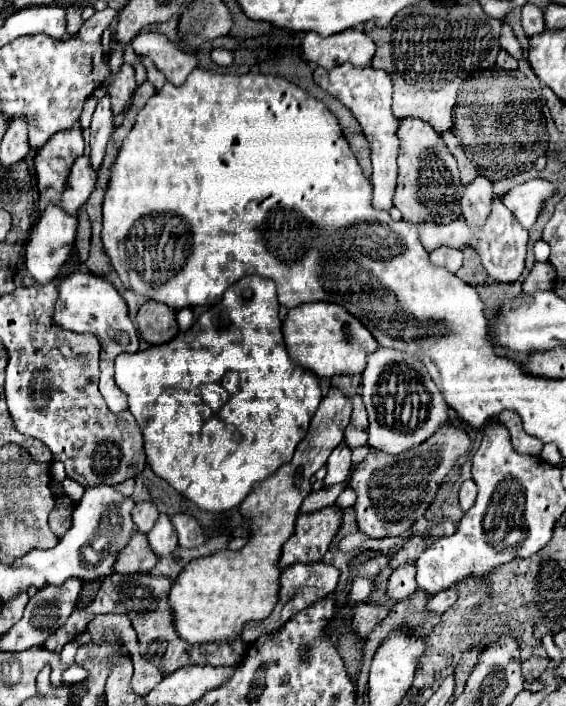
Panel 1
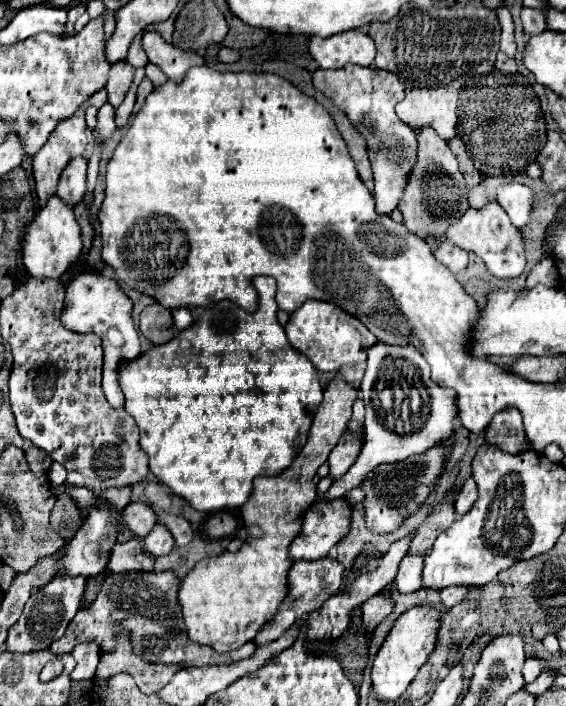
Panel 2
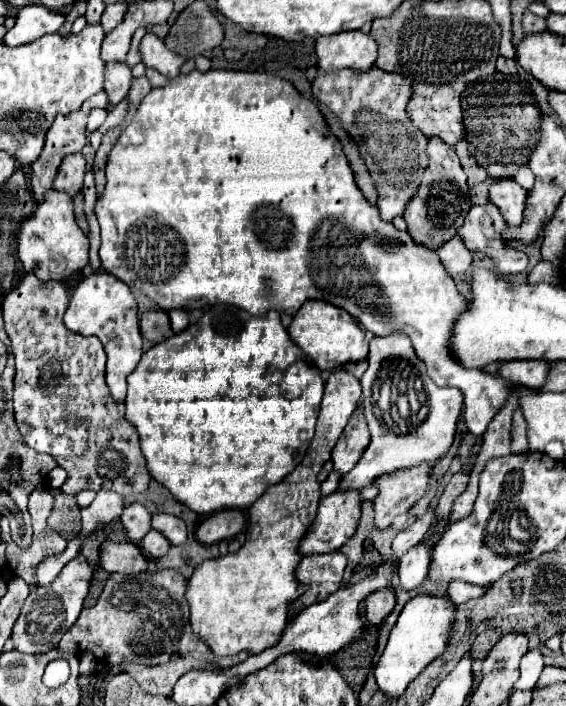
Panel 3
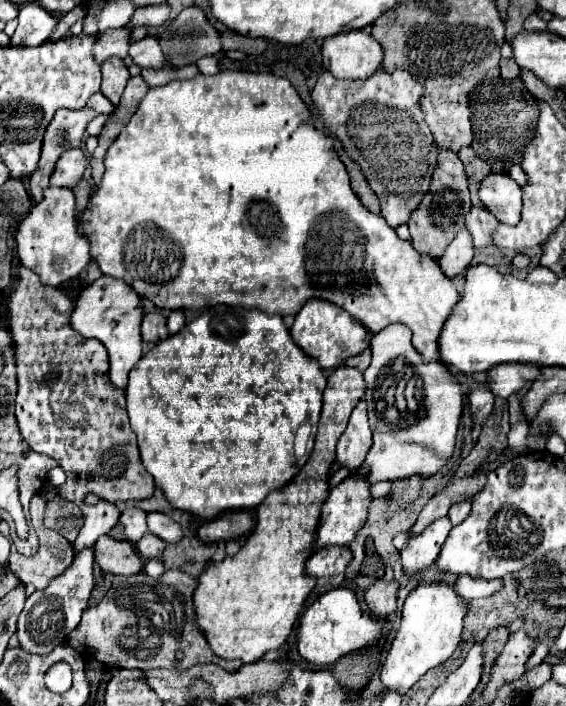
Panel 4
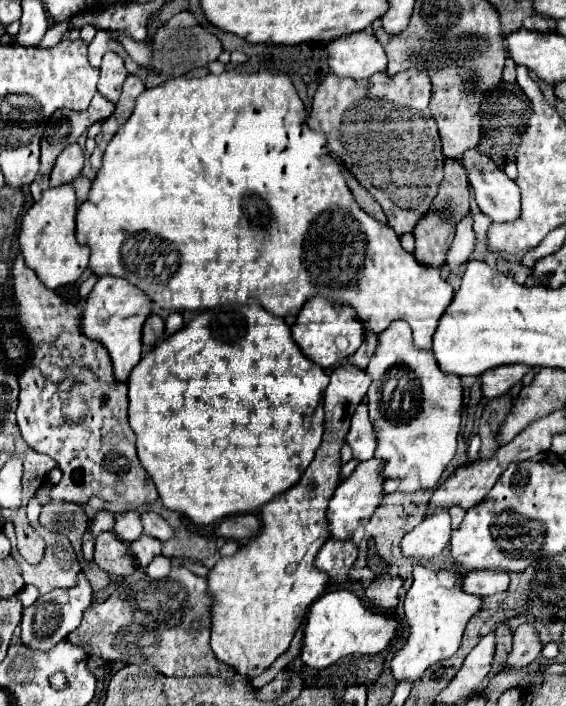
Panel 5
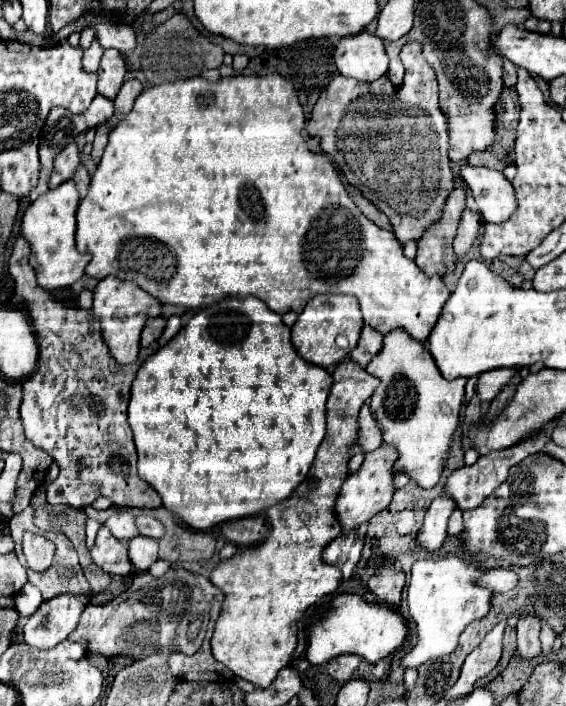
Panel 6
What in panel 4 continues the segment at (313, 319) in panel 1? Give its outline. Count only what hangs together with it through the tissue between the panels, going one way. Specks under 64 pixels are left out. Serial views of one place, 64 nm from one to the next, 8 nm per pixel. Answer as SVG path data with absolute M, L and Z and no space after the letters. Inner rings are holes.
M318 298L308 300L302 306L302 310L296 314L296 320L290 328L290 334L292 334L294 342L326 370L342 366L346 358L364 352L368 346L368 342L366 342L368 330L354 316L350 316L340 306L330 304L326 300L318 300Z

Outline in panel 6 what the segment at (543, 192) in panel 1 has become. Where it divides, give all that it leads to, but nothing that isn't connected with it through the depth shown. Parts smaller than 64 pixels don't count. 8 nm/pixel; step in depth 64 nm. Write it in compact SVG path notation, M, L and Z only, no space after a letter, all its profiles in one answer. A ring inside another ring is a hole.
M464 164L458 170L458 176L470 188L478 210L486 222L498 224L514 214L516 196L512 184L504 178L502 172Z

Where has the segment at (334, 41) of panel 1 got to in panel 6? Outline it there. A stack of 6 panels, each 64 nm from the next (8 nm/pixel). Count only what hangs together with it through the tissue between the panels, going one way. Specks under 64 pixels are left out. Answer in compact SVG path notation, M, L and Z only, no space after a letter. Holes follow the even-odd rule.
M370 32L346 36L334 50L334 62L342 76L372 82L388 74L388 54L384 42Z

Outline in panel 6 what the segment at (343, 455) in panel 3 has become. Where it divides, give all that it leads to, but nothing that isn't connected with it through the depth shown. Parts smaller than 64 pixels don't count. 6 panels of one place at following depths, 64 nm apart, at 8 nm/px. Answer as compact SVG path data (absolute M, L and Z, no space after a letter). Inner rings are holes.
M366 402L362 406L362 412L360 412L360 438L358 438L358 446L362 446L366 452L372 452L380 444L382 444L382 432L378 428L376 420L372 418L370 404Z

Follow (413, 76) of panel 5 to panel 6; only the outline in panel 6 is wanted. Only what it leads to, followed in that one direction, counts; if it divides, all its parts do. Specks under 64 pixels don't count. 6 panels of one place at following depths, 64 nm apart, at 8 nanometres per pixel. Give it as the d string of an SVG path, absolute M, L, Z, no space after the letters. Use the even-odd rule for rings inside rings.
M408 42L400 58L404 60L406 76L400 88L382 76L374 82L356 82L352 78L334 76L326 90L322 90L320 100L308 120L308 136L320 138L324 154L330 154L340 168L346 184L356 186L362 196L366 196L378 210L382 210L394 226L398 242L418 242L424 230L442 218L444 204L454 190L454 174L448 158L448 130L446 116L438 104L438 84L432 66L422 56L422 44Z

